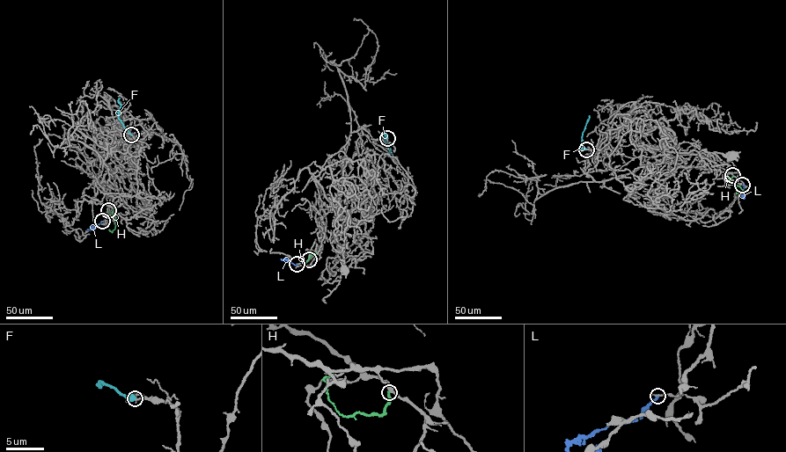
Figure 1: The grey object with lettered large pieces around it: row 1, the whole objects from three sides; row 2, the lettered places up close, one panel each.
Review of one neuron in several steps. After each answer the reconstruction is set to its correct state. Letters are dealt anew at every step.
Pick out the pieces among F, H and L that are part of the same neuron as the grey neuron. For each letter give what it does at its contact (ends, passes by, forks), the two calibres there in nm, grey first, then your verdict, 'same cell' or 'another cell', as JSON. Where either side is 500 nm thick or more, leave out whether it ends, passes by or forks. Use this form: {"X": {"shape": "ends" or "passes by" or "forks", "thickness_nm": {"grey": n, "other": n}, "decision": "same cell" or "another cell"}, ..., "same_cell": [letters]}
{"F": {"thickness_nm": {"grey": 170, "other": 600}, "decision": "same cell"}, "H": {"shape": "ends", "thickness_nm": {"grey": 360, "other": 240}, "decision": "another cell"}, "L": {"shape": "ends", "thickness_nm": {"grey": 170, "other": 240}, "decision": "another cell"}, "same_cell": ["F"]}

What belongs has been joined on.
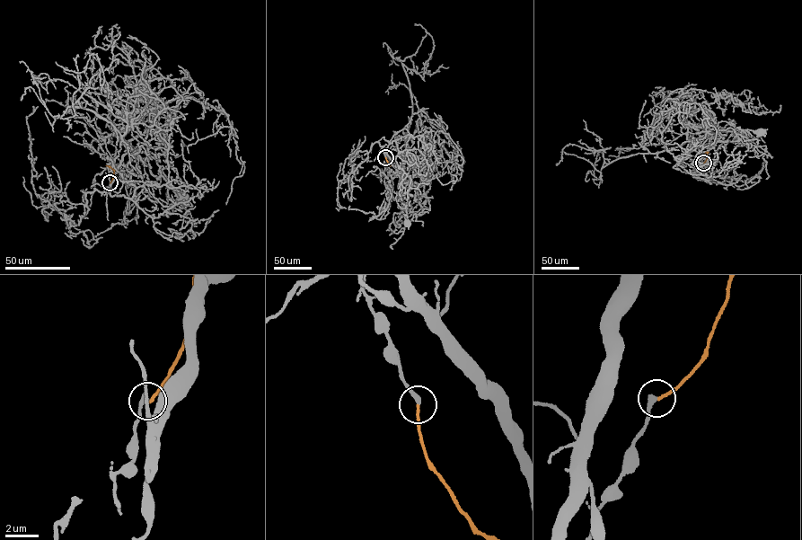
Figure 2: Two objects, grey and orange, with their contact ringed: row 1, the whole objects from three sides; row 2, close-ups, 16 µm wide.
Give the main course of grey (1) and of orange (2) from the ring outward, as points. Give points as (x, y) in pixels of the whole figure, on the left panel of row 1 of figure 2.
1: (110, 182), (109, 193), (107, 166), (118, 155), (121, 135), (152, 173), (163, 178), (182, 199)
2: (110, 182), (114, 170), (106, 166)

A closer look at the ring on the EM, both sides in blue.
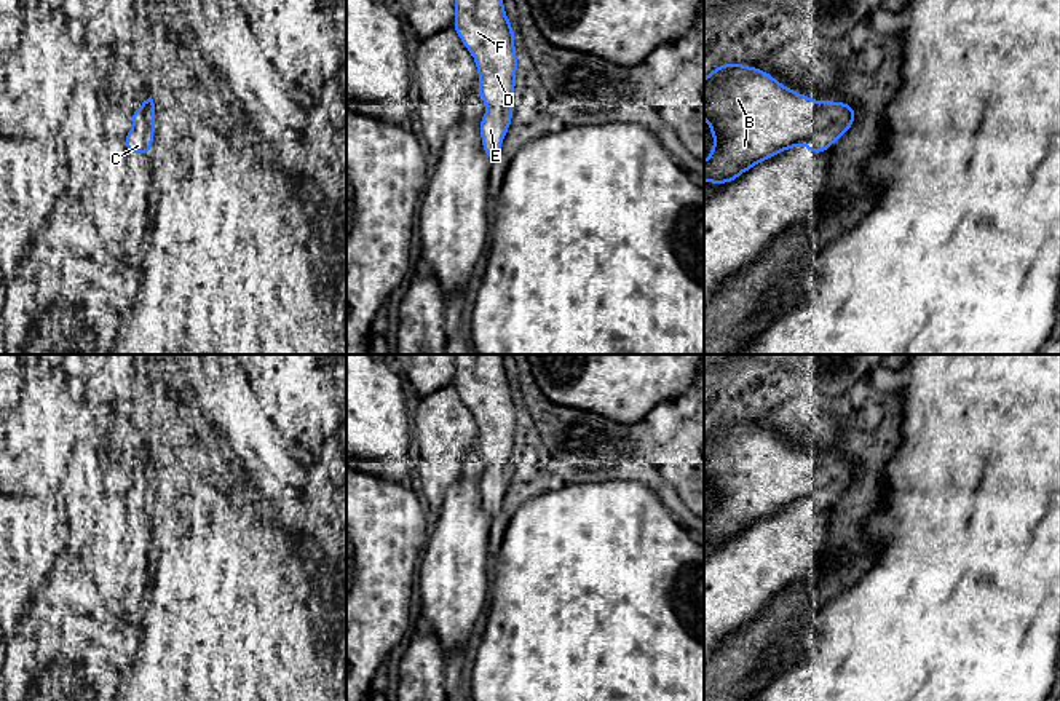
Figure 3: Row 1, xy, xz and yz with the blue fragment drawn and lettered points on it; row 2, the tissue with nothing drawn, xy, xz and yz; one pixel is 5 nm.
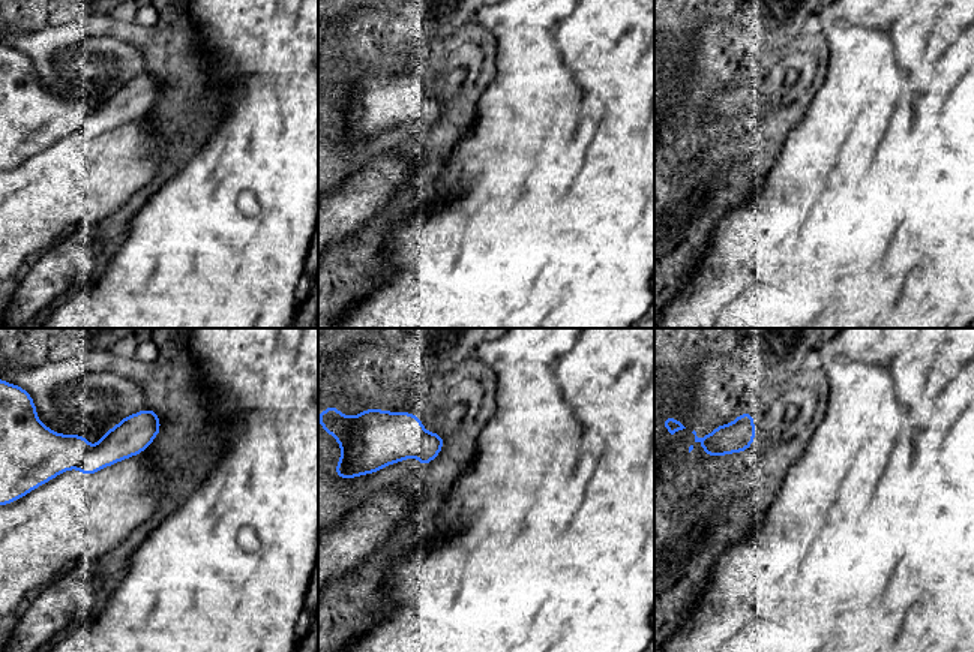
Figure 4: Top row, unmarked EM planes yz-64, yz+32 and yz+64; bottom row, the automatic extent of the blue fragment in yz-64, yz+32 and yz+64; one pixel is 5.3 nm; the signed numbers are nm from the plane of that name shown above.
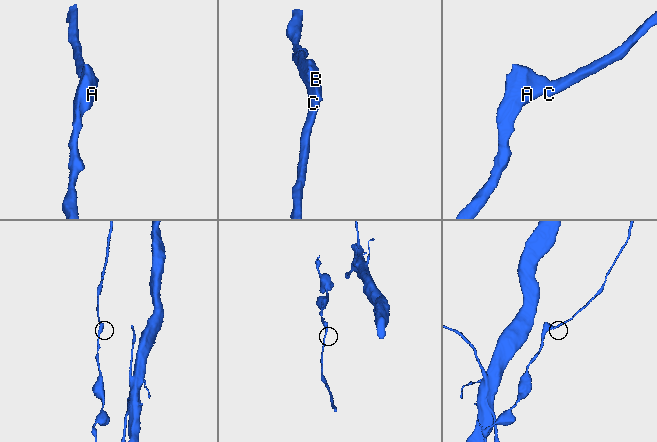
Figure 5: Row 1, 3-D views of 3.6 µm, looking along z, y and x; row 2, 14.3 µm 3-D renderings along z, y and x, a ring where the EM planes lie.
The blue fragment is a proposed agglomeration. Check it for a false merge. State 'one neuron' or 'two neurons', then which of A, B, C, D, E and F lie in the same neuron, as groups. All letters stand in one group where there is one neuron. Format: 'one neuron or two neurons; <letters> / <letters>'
one neuron; A B C D E F

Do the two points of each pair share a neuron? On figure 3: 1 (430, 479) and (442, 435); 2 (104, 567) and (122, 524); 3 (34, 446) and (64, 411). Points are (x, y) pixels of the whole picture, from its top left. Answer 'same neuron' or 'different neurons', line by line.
1: same neuron
2: same neuron
3: same neuron

